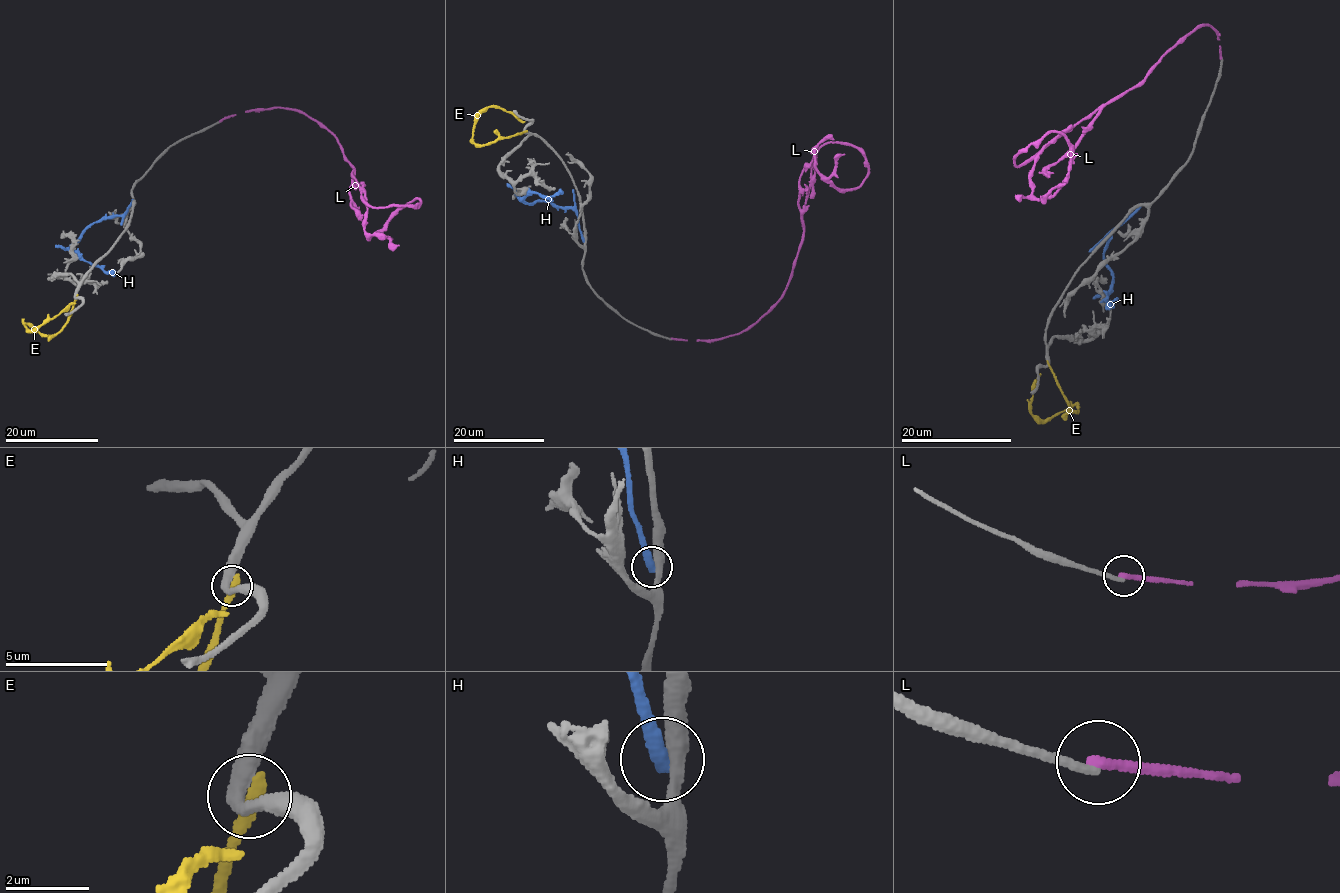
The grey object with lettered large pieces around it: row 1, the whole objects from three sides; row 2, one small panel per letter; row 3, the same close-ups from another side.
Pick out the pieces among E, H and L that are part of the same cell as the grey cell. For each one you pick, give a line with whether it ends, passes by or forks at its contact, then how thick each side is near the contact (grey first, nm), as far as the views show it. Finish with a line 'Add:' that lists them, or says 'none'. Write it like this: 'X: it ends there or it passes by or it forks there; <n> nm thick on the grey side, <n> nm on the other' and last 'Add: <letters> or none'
Add: none

